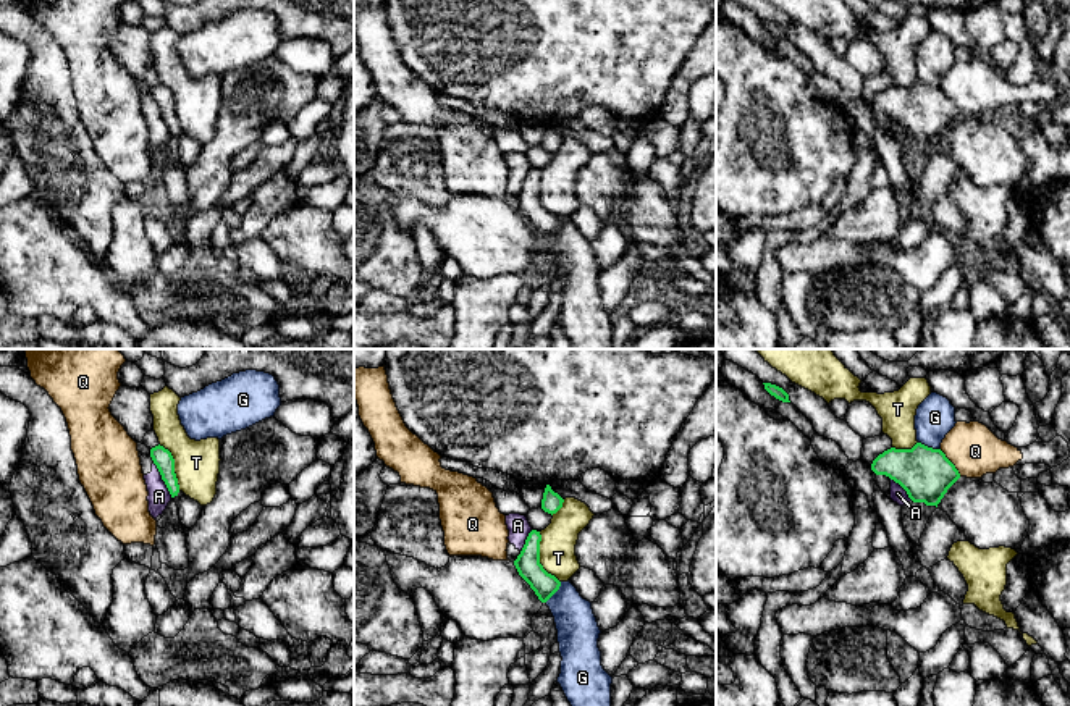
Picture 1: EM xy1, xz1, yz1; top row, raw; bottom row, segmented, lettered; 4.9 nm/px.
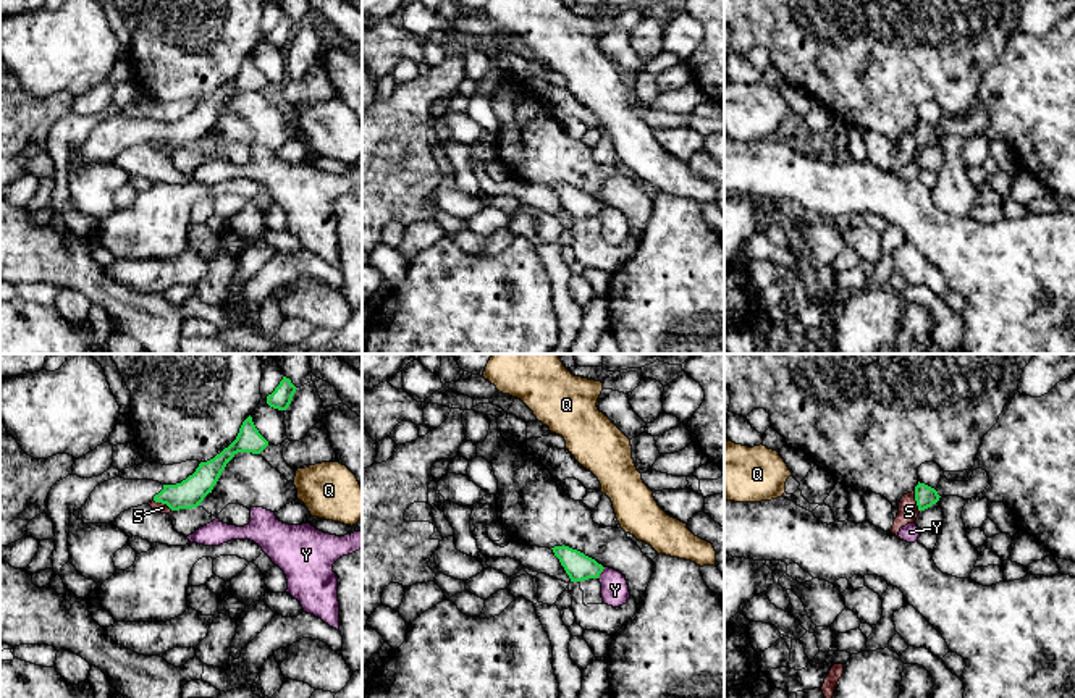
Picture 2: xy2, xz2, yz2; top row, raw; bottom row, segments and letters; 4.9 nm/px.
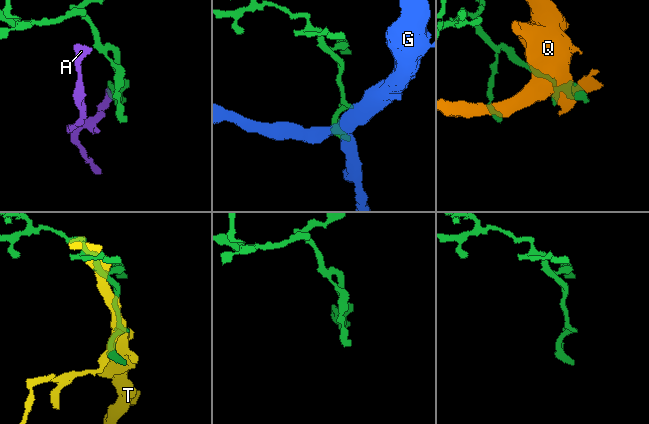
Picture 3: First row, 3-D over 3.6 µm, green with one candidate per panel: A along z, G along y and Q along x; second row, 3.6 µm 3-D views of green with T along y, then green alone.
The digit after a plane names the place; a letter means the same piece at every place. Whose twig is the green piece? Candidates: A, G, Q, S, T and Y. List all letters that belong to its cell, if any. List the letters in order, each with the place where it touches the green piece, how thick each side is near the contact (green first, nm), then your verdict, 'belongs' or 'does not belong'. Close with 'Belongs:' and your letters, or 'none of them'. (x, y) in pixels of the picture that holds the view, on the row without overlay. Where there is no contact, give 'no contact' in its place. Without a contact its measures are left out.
A: contact xy1 (162, 117); calibres 100 and 110 nm; does not belong
G: contact yz1 (930, 86); calibres 260 and 190 nm; does not belong
Q: contact yz1 (951, 100); calibres 260 and 260 nm; does not belong
S: contact yz2 (915, 138); calibres 110 and 100 nm; does not belong
T: contact xz1 (539, 196); calibres 120 and 180 nm; does not belong
Y: contact xz2 (602, 209); calibres 140 and 140 nm; does not belong
Belongs: none of them

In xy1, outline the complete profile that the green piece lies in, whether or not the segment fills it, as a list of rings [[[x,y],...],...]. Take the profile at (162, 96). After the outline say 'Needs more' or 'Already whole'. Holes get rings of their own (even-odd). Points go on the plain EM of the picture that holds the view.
[[[158,82],[150,87],[150,95],[152,95],[154,102],[157,103],[157,107],[162,113],[162,118],[165,120],[171,136],[178,134],[179,123],[178,123],[178,116],[175,111],[175,97],[173,97],[171,90]]]. Already whole

